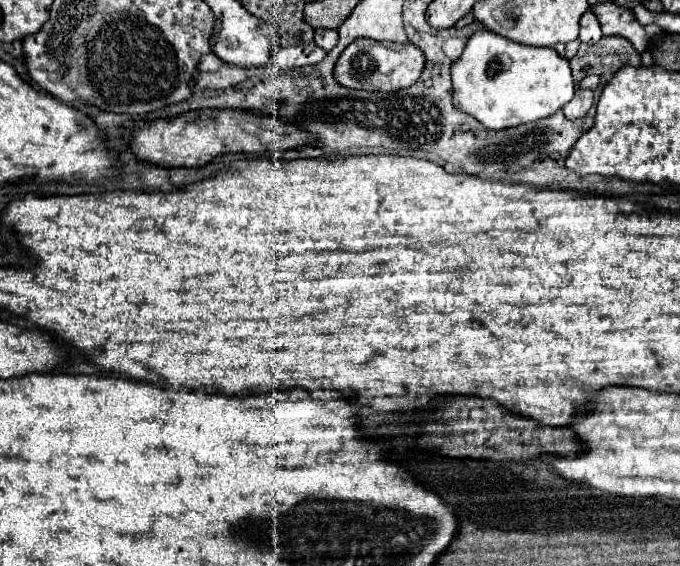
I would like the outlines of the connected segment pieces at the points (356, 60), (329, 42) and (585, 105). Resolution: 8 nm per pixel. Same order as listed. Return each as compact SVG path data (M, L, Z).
M358 38L346 46L334 66L334 78L340 86L350 90L370 90L370 92L394 92L414 84L424 70L424 52L412 44L380 44L374 40Z
M318 28L318 30L314 32L314 42L328 52L328 50L332 50L332 48L336 46L336 42L338 42L338 30Z
M578 88L576 94L574 94L574 98L572 98L562 110L564 110L566 118L570 118L570 120L584 118L586 112L590 110L590 106L592 106L592 100L594 100L594 92L592 92L592 90L582 90L582 88Z

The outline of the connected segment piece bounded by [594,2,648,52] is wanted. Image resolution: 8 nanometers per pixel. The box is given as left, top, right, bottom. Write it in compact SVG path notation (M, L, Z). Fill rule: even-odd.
M602 2L594 6L594 12L600 20L604 36L624 36L632 42L636 52L648 50L648 36L644 32L644 26L640 26L640 22L632 16L630 8Z

